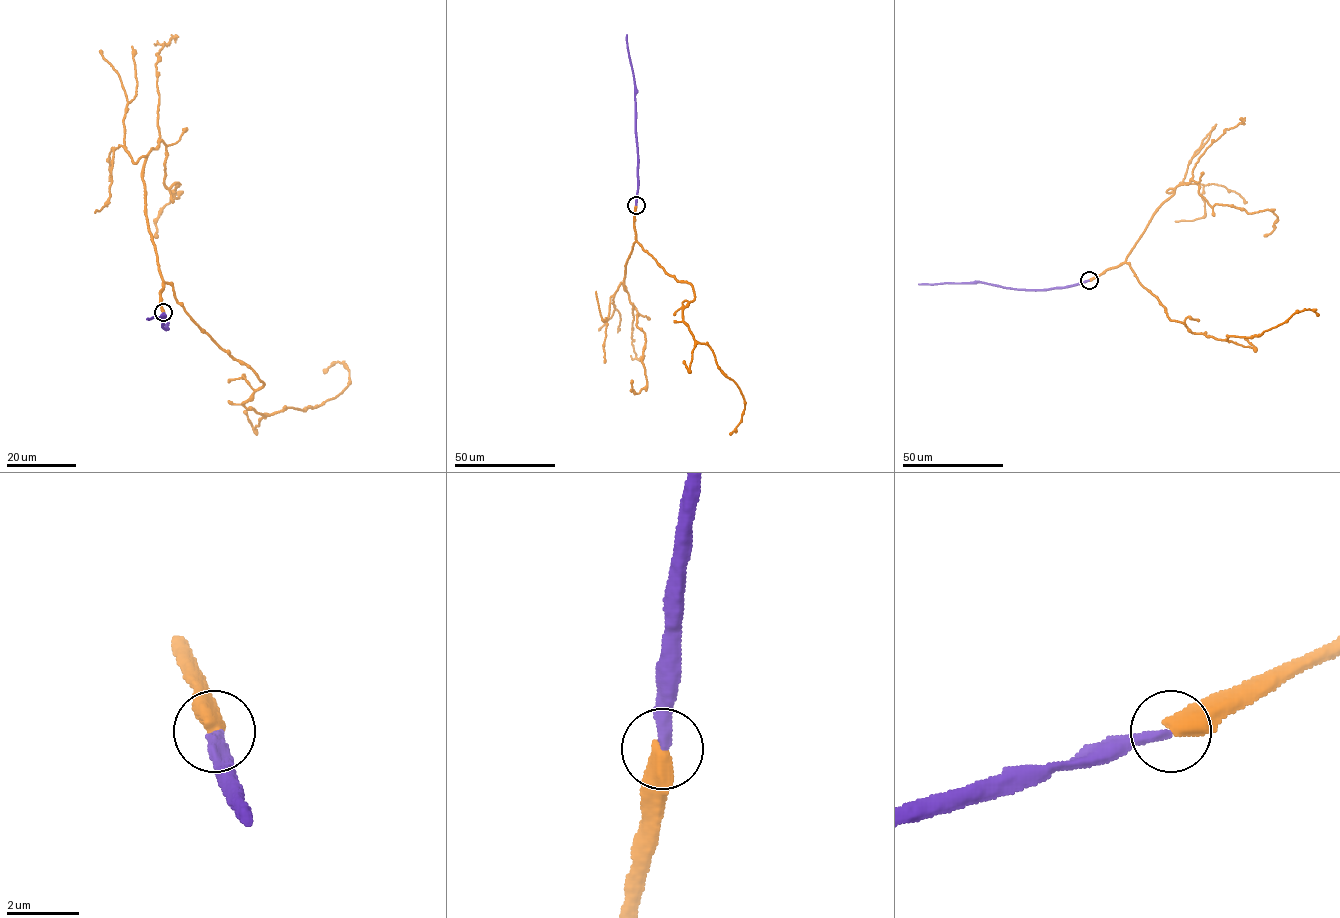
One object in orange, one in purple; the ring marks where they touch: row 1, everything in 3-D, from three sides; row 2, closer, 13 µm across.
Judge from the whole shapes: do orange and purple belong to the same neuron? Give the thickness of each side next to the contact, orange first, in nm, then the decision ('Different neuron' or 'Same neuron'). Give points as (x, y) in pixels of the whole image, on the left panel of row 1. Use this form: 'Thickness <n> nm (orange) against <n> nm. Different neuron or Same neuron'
Thickness 550 nm (orange) against 280 nm. Same neuron

